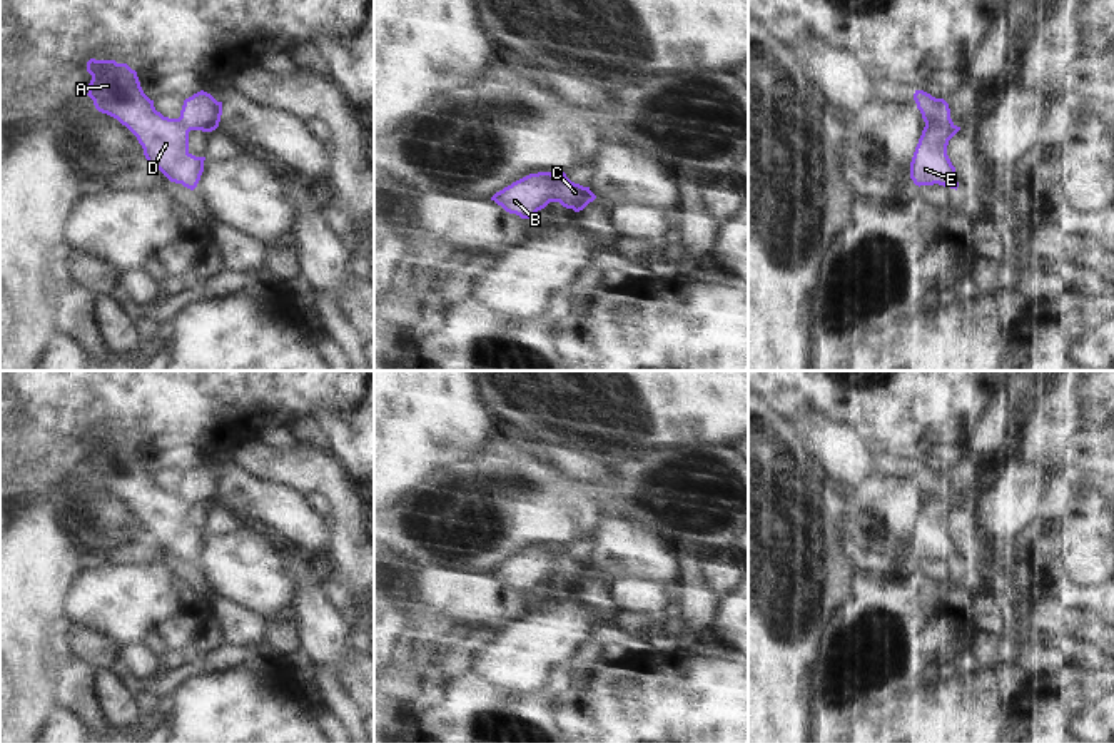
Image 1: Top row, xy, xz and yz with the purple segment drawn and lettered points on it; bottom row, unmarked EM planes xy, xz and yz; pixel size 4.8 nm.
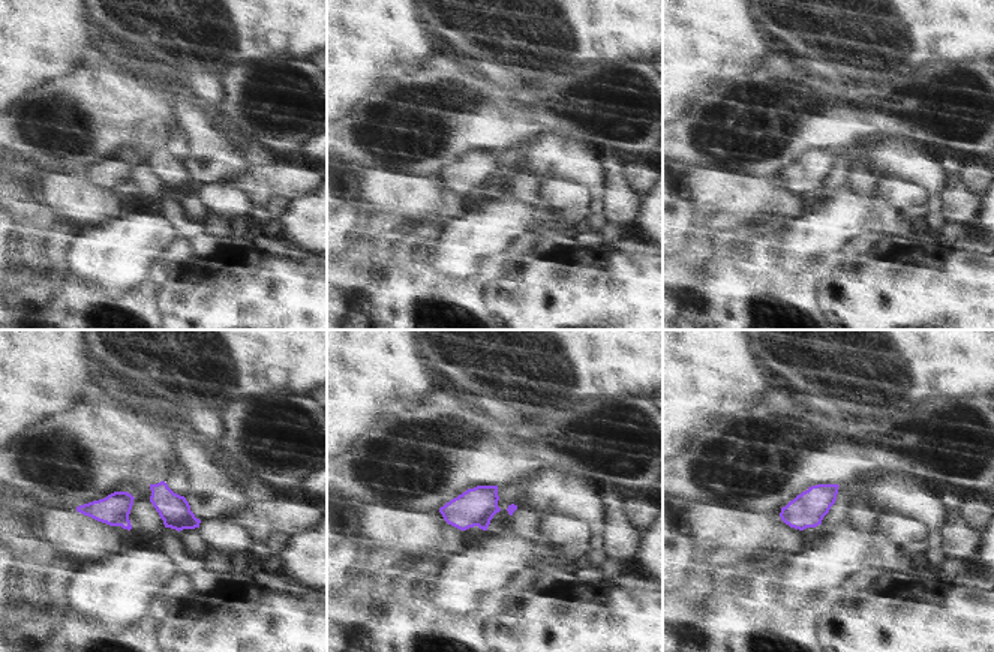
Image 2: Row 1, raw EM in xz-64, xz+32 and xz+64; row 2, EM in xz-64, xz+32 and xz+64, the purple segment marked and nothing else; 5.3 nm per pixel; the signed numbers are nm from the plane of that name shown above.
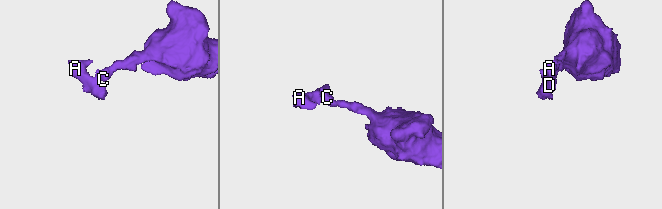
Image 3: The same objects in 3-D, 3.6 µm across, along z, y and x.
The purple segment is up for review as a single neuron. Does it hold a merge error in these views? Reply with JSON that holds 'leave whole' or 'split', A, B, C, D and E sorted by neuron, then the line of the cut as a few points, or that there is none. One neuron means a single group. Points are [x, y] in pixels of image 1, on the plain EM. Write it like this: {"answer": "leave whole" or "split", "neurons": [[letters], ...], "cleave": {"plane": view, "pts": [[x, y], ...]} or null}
{"answer": "split", "neurons": [["A", "B", "D", "E"], ["C"]], "cleave": {"plane": "xz", "pts": [[560, 548], [556, 575]]}}

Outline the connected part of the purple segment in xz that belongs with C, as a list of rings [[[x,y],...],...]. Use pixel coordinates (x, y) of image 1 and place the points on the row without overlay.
[[[565,546],[560,548],[558,576],[563,581],[580,586],[595,573],[596,569],[590,564],[590,561],[571,556]]]

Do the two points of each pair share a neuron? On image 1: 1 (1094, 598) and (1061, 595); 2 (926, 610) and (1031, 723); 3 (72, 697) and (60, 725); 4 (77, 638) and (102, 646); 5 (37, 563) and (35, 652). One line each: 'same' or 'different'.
1: same
2: different
3: different
4: same
5: same

